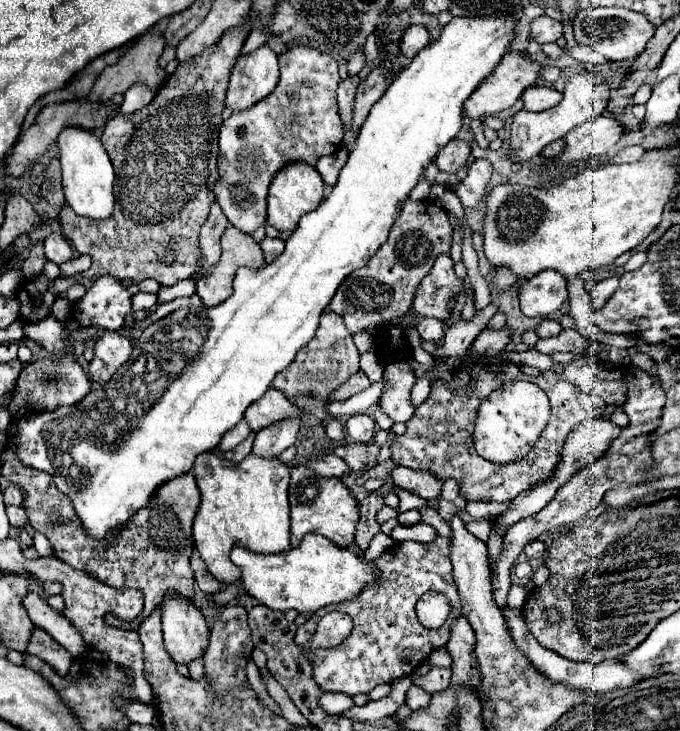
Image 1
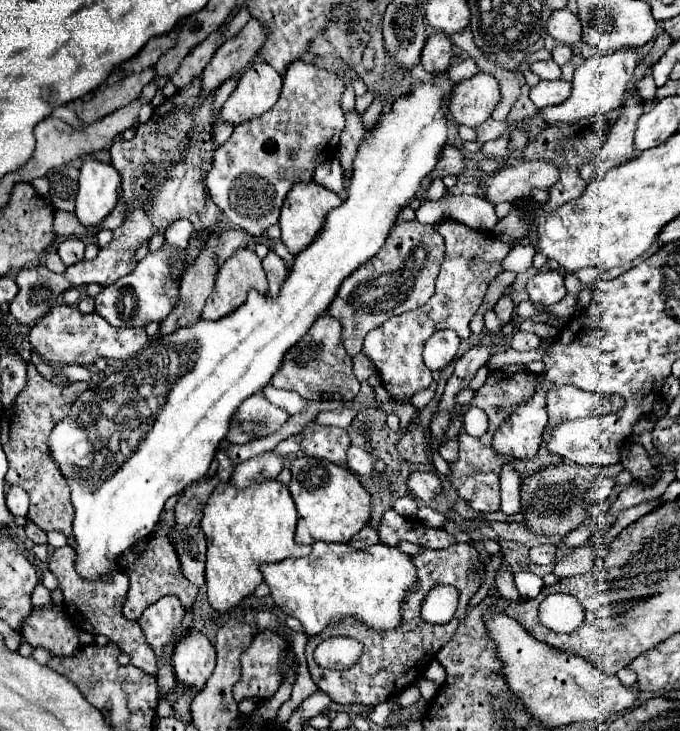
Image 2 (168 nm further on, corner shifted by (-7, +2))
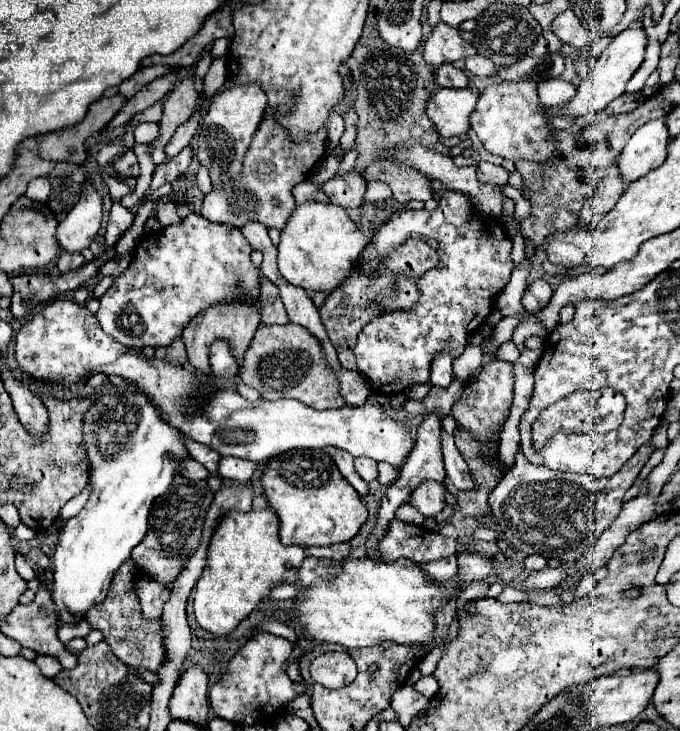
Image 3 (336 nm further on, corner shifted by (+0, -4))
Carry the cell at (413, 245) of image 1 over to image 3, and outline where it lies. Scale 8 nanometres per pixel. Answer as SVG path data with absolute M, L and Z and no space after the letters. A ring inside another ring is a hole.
M409 238L401 248L397 248L379 268L377 276L367 276L361 270L355 270L349 280L333 290L325 304L321 306L321 322L329 334L331 344L337 350L339 362L347 370L359 370L355 364L355 354L353 348L357 344L357 334L359 330L375 316L387 310L397 310L397 308L411 308L419 300L419 288L415 286L415 280L425 274L431 268L441 268L439 264L439 254L433 246L429 246L421 238Z

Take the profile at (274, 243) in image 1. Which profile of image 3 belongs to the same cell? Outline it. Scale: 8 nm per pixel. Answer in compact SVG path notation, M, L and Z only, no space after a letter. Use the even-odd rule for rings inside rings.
M263 278L261 282L261 324L287 324L287 312L275 284Z

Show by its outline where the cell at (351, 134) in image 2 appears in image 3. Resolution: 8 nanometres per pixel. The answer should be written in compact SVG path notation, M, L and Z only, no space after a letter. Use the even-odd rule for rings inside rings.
M349 172L341 178L331 178L323 186L323 192L329 196L329 202L335 204L335 206L357 208L363 202L365 188L367 188L367 184L365 184L363 176Z

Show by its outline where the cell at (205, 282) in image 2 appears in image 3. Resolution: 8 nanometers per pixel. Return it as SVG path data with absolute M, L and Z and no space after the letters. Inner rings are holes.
M177 338L175 344L171 344L169 348L157 348L155 356L161 360L167 360L169 364L175 364L175 366L185 366L185 362L187 362L187 352L185 352L181 338Z

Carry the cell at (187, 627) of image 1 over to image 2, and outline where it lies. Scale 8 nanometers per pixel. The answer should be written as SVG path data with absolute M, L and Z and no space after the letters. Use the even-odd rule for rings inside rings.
M190 628L174 646L172 666L176 678L186 686L204 688L216 664L216 650L210 638L196 628Z

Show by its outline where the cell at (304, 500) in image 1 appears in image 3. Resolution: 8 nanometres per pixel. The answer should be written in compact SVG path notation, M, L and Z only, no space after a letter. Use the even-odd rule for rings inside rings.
M311 450L307 452L283 452L283 456L273 456L263 464L261 474L261 488L263 496L267 498L269 508L279 518L279 538L283 544L297 544L297 546L329 546L339 542L349 542L367 520L367 508L361 502L361 496L355 488L343 478L337 470L331 456L325 450Z

